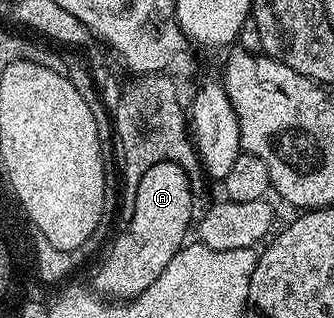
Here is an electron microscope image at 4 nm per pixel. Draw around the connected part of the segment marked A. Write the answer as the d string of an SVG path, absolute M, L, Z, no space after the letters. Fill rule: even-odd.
M162 161L158 165L150 165L150 169L142 173L142 181L138 181L138 189L131 200L132 220L128 228L113 241L104 264L92 279L97 287L95 290L101 296L112 301L137 299L143 291L150 289L150 285L154 285L154 281L158 281L158 277L162 277L162 269L170 265L189 238L188 226L194 223L192 198L192 186L178 165Z

